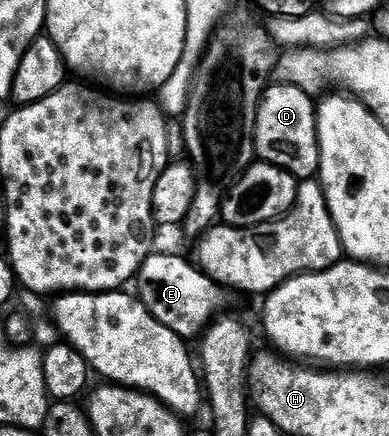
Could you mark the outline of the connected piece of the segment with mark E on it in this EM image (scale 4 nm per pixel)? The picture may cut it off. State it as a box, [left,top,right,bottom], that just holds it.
[137,252,224,339]

